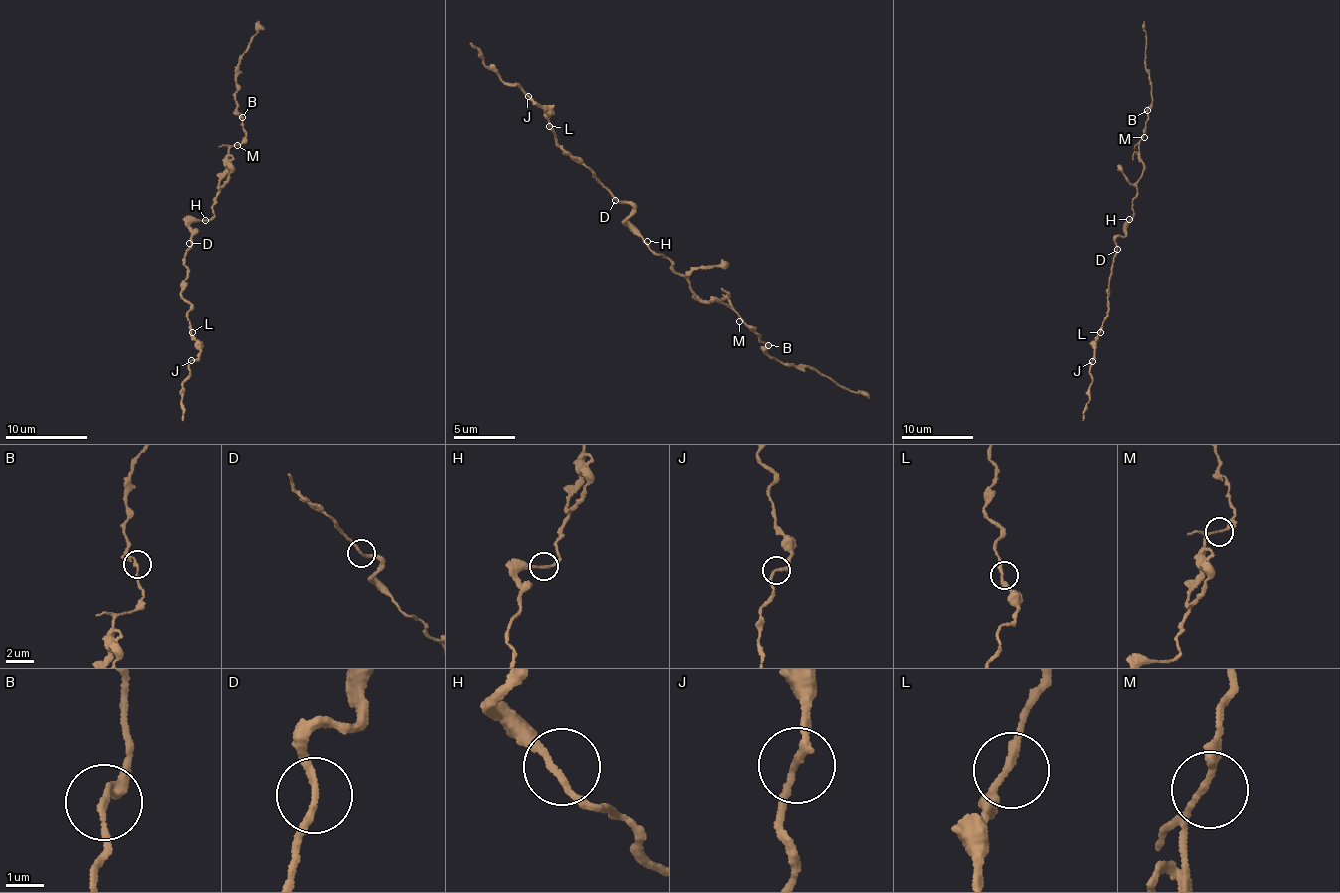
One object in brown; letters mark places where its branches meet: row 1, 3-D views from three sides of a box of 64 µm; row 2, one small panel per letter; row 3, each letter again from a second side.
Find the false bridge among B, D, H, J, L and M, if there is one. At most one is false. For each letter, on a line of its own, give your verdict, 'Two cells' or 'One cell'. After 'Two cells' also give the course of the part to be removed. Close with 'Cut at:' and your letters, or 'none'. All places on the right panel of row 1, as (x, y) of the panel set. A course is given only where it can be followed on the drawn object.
B: One cell
D: One cell
H: One cell
J: One cell
L: One cell
M: One cell
Cut at: none

